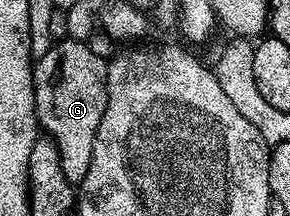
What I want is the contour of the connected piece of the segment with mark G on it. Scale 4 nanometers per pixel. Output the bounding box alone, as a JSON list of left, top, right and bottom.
[32,39,108,185]

